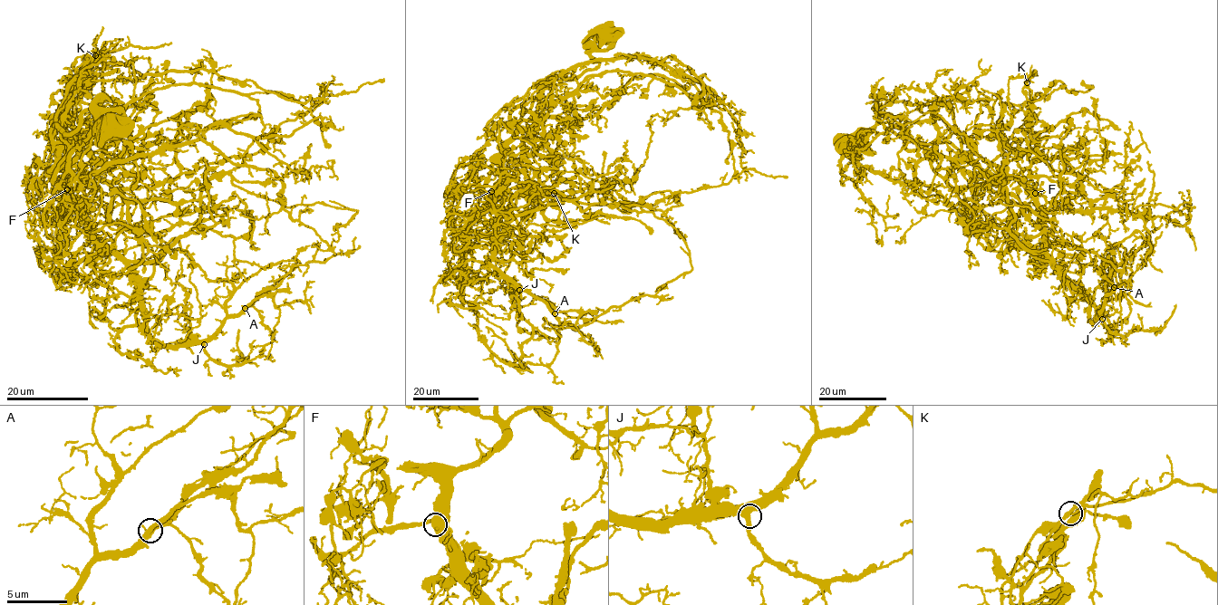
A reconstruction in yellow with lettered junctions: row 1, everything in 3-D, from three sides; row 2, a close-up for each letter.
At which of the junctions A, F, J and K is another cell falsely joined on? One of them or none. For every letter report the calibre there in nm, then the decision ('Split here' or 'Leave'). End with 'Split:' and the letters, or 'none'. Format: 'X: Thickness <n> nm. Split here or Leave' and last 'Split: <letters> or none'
A: Thickness 280 nm. Leave
F: Thickness 550 nm. Leave
J: Thickness 400 nm. Leave
K: Thickness 280 nm. Split here
Split: K

